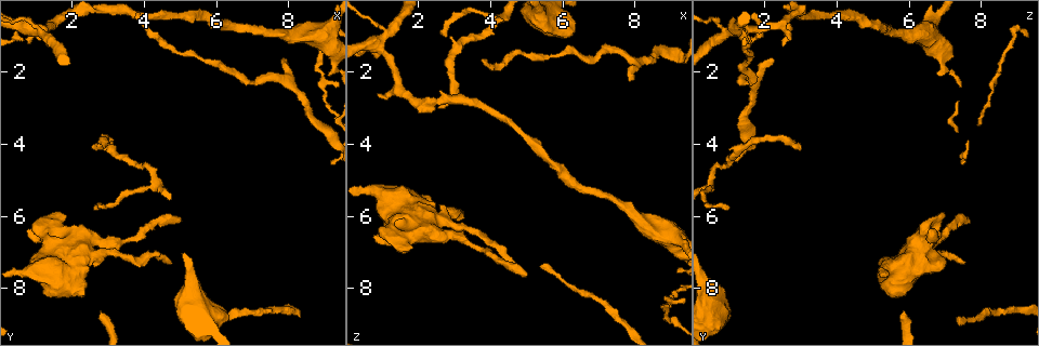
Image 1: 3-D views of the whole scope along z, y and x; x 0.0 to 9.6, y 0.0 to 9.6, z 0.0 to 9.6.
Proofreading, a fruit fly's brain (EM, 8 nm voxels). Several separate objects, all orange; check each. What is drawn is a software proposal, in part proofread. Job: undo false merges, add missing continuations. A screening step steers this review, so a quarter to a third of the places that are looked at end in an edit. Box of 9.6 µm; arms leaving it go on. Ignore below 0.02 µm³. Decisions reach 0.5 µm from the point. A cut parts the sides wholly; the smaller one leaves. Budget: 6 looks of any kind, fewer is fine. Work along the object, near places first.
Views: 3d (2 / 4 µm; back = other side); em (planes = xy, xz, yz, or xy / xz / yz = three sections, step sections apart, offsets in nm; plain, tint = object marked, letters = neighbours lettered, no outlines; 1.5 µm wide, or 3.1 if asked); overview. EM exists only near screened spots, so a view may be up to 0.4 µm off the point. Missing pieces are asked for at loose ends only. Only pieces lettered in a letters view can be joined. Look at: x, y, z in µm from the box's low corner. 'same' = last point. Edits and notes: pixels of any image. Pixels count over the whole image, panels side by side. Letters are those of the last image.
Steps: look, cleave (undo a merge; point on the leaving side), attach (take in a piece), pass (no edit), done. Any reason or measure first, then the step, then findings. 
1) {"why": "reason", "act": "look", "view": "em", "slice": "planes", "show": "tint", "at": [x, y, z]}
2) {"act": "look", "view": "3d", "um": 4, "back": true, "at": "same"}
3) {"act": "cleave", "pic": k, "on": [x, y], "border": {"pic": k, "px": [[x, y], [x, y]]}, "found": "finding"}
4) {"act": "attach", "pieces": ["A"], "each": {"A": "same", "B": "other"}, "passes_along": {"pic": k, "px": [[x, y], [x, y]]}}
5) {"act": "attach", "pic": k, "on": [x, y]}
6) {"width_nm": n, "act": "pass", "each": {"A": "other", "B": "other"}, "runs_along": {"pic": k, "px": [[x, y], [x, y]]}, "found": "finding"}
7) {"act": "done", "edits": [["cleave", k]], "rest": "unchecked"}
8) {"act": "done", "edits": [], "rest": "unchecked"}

{"why": "thick end", "act": "look", "view": "3d", "um": 4, "at": [6.35, 8.85, 0.80]}

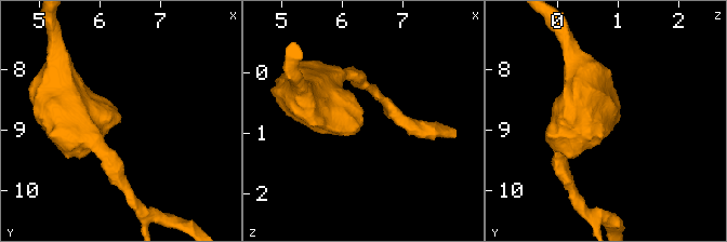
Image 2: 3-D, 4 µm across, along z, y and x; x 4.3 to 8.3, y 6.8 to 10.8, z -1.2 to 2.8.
{"why": "need the tissue", "act": "look", "view": "em", "slice": "planes", "show": "tint", "at": [6.35, 8.85, 0.85]}

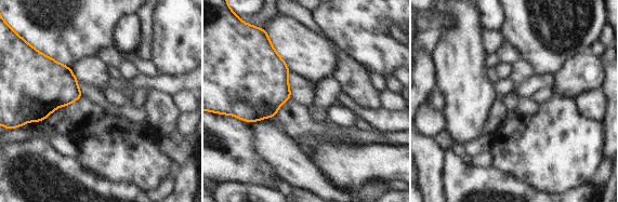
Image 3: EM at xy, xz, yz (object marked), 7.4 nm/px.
{"act": "look", "view": "em", "slice": "planes", "show": "letters", "at": "same"}

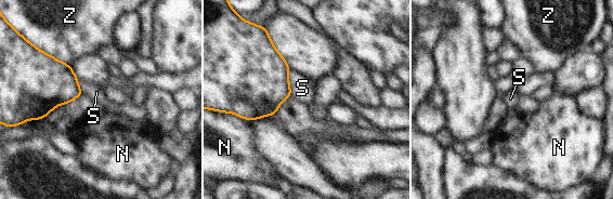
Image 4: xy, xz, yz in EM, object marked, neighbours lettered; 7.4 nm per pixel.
{"act": "pass", "each": {"N": "other", "S": "other", "Z": "other"}, "border": {"pic": 4, "px": [[289, 69], [288, 77], [291, 95]]}, "found": "no lettered piece goes on from it"}

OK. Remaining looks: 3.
{"why": "an open end", "act": "look", "view": "em", "slice": "planes", "show": "letters", "at": [1.40, 1.25, 2.55]}

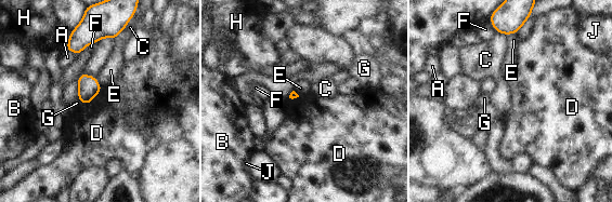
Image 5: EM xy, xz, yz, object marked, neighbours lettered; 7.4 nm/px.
{"act": "pass", "each": {"A": "other", "B": "other", "C": "other", "D": "other", "E": "other", "F": "other", "G": "other", "H": "other", "J": "other"}, "border": {"pic": 5, "px": [[91, 100], [82, 104]]}, "found": "no lettered piece goes on from it"}

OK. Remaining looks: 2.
{"why": "thin end", "act": "look", "view": "em", "slice": "xy", "step": 4, "show": "letters", "at": [2.65, 5.85, 0.95]}

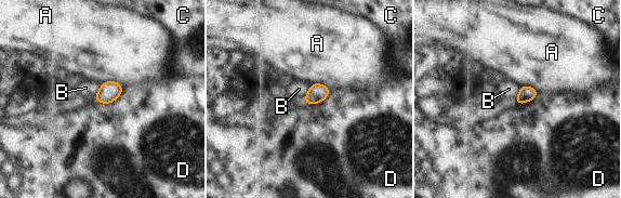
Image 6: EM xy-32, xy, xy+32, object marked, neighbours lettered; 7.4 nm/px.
{"act": "pass", "each": {"A": "other", "B": "other", "C": "other", "D": "other"}, "border": {"pic": 6, "px": [[123, 89], [109, 103], [95, 101]]}, "found": "none of them fits"}

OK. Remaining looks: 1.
{"act": "done", "edits": [], "rest": "unchecked"}

